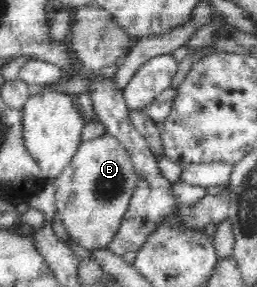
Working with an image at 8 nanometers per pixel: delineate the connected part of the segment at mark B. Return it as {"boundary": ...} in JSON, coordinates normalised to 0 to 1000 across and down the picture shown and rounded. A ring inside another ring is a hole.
{"boundary":[[[409,460],[381,481],[315,491],[265,578],[198,627],[218,645],[218,763],[237,767],[284,843],[339,868],[405,864],[467,794],[537,627],[545,617],[514,582],[514,554],[498,526],[451,477]]]}

